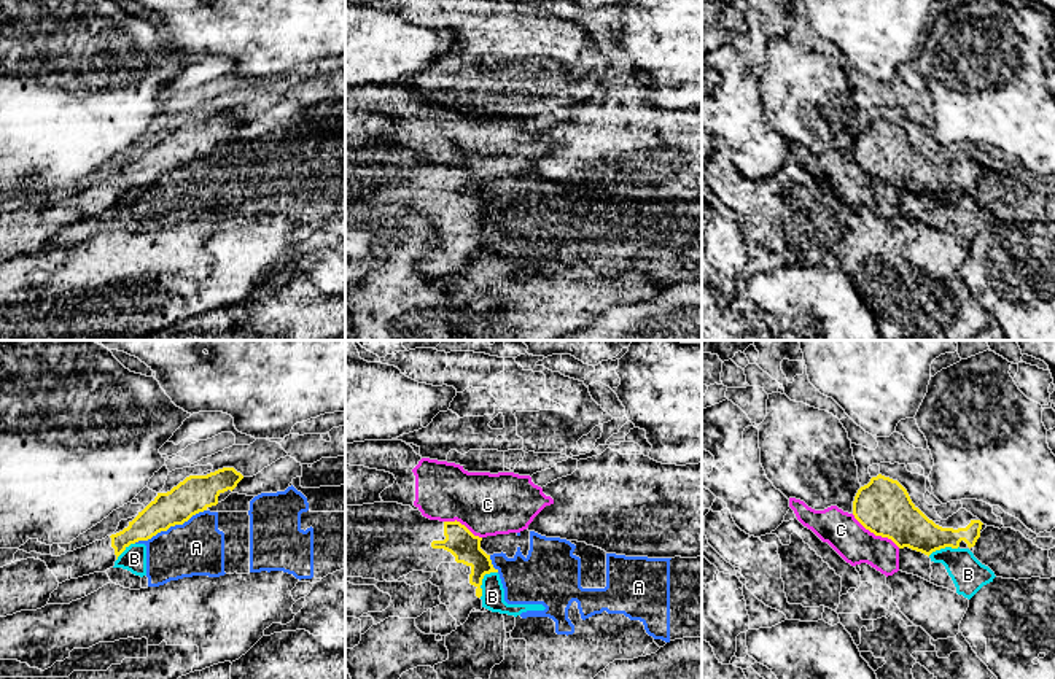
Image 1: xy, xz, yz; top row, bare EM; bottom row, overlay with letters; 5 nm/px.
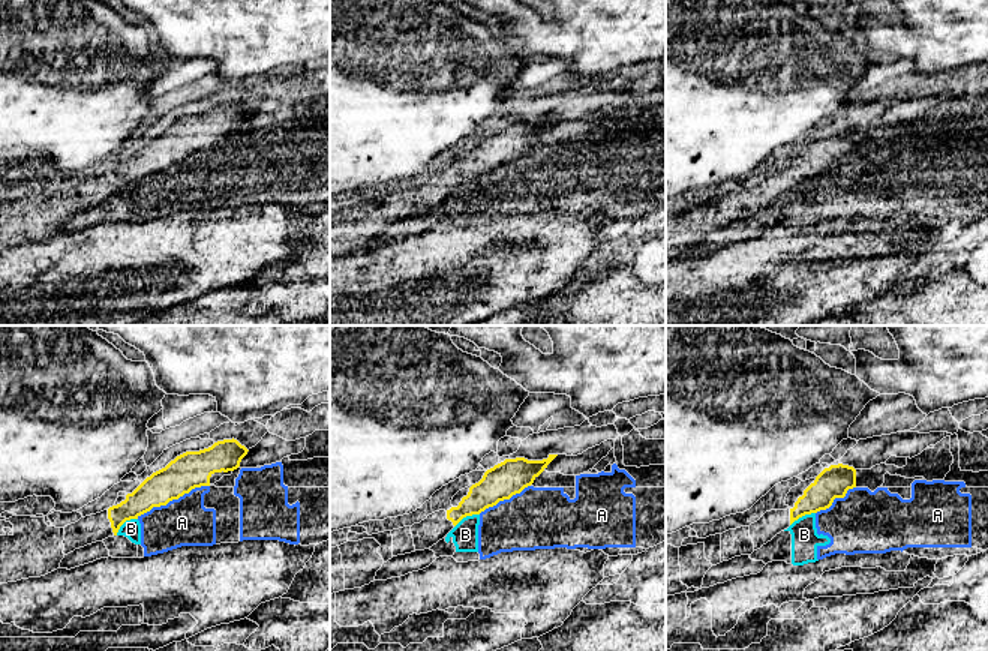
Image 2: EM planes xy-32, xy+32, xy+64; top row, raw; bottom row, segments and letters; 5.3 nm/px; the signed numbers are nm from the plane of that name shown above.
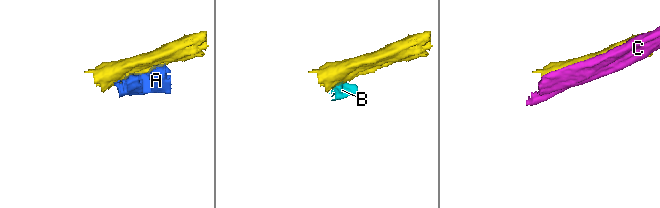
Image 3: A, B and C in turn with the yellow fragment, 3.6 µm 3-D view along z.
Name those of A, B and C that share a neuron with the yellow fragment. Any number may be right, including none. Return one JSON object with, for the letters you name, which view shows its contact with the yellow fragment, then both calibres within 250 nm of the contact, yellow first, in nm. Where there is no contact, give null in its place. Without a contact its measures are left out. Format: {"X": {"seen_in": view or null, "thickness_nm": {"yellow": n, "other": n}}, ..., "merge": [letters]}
{"merge": []}

